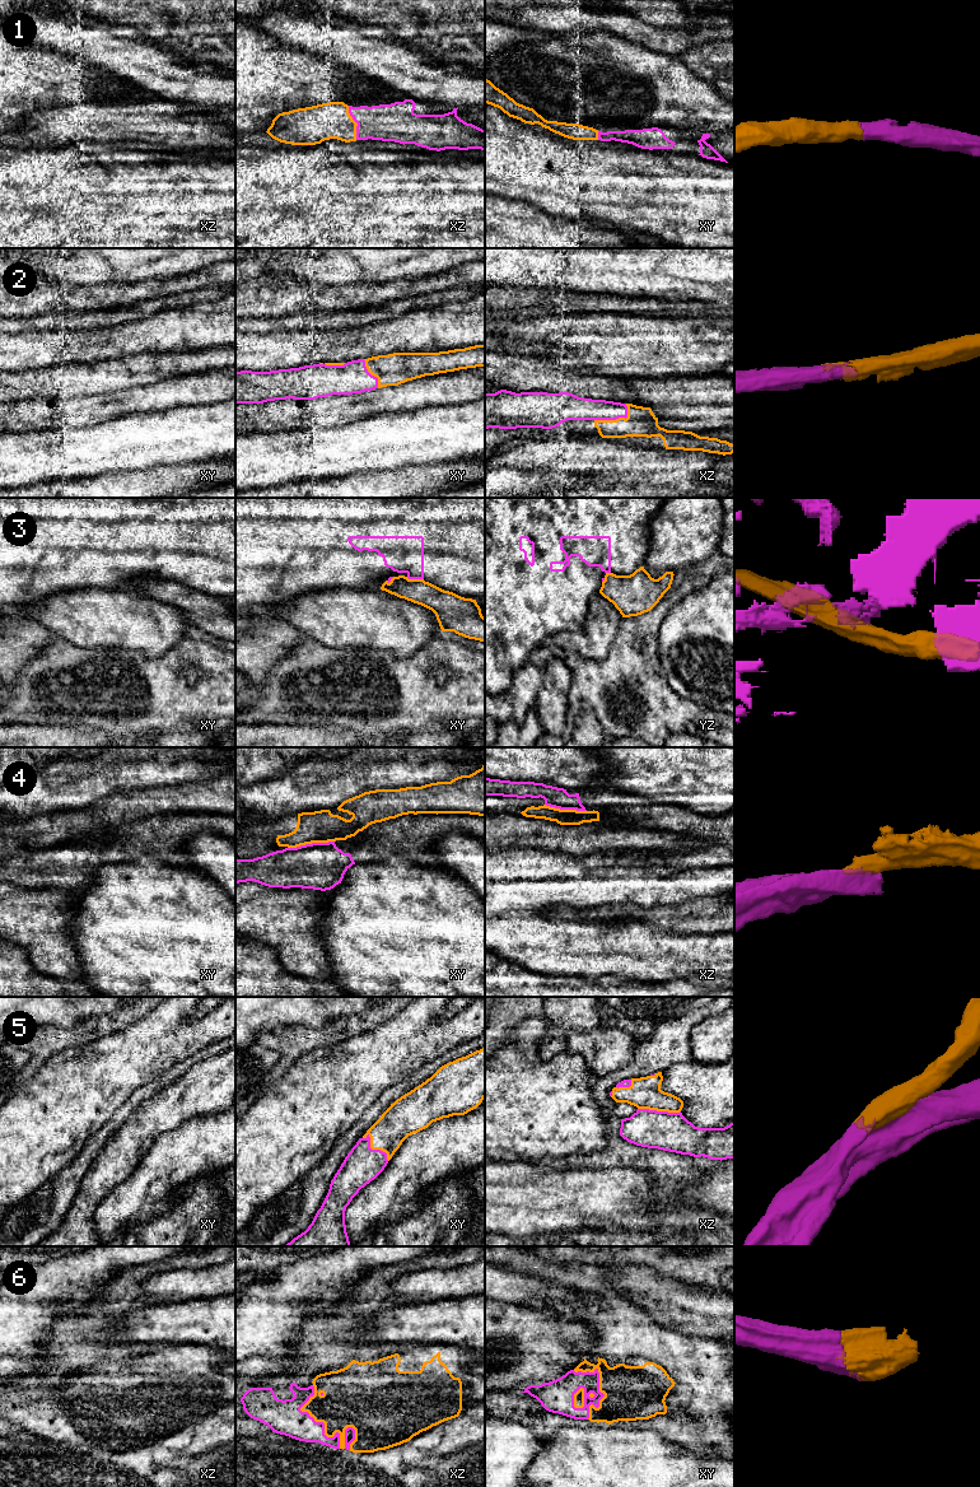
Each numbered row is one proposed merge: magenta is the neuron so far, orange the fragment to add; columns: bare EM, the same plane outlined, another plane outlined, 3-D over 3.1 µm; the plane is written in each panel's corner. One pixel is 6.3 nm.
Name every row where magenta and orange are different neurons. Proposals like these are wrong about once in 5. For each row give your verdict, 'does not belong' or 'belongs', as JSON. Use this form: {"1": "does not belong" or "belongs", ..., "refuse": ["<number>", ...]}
{"1": "belongs", "2": "belongs", "3": "does not belong", "4": "does not belong", "5": "belongs", "6": "belongs", "refuse": ["3", "4"]}

